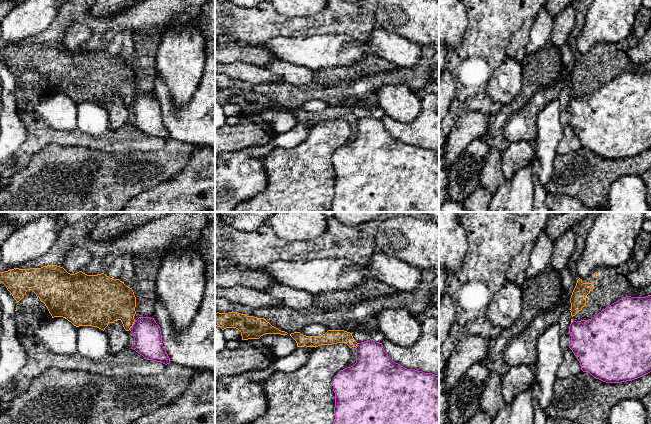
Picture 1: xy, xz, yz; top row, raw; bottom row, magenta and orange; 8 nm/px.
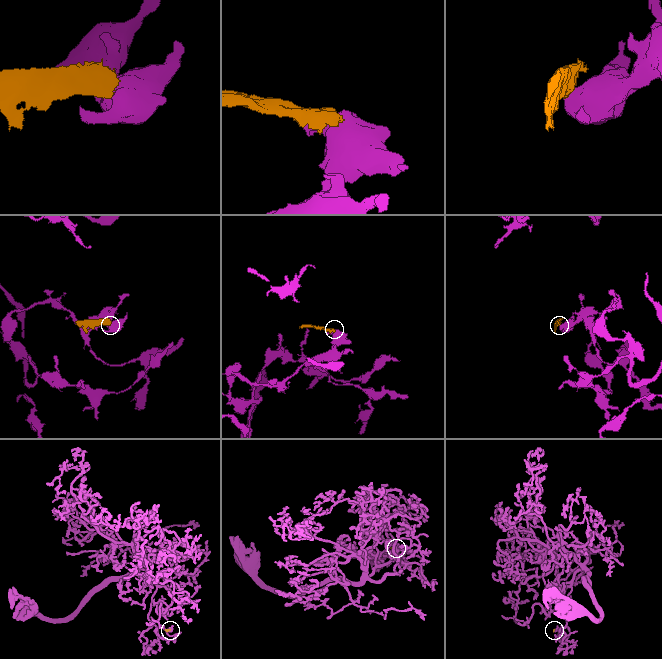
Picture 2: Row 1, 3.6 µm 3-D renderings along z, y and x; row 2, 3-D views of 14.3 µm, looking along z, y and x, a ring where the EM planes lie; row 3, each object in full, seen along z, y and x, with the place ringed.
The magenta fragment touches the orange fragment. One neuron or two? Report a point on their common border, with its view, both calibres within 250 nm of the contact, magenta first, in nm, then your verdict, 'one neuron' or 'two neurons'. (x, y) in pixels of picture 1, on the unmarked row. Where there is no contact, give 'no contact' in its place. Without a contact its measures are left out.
meets magenta in xy at (133, 101); 220 nm thick on the magenta side, 300 nm on the other; two neurons

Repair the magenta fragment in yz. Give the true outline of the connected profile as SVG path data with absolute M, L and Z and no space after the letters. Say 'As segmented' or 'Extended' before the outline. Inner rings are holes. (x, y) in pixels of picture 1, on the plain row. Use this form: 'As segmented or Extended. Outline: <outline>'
As segmented. Outline: M651 71L622 73L589 96L573 97L569 102L569 124L578 135L581 146L606 159L632 157L651 148Z

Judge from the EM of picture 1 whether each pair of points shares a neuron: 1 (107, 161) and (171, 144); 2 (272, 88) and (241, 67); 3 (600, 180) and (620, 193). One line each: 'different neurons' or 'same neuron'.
1: same neuron
2: different neurons
3: different neurons

